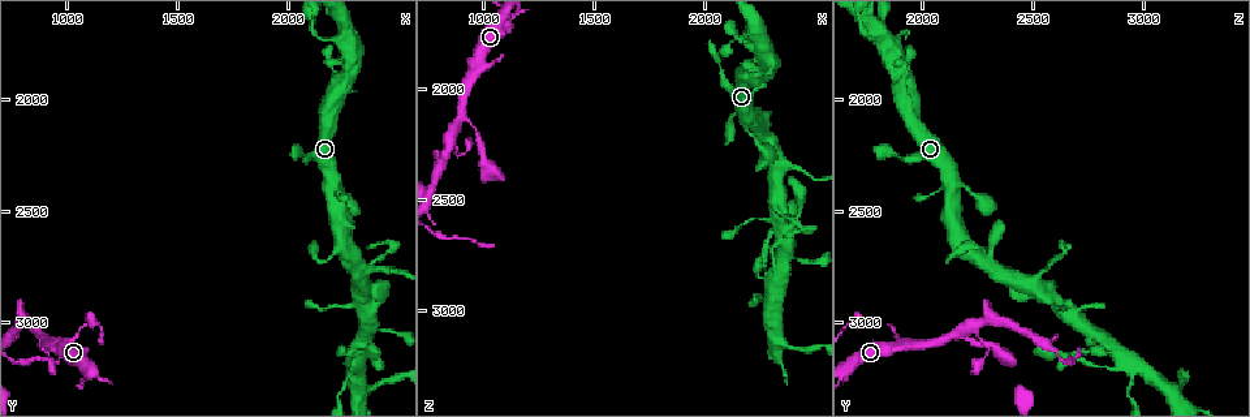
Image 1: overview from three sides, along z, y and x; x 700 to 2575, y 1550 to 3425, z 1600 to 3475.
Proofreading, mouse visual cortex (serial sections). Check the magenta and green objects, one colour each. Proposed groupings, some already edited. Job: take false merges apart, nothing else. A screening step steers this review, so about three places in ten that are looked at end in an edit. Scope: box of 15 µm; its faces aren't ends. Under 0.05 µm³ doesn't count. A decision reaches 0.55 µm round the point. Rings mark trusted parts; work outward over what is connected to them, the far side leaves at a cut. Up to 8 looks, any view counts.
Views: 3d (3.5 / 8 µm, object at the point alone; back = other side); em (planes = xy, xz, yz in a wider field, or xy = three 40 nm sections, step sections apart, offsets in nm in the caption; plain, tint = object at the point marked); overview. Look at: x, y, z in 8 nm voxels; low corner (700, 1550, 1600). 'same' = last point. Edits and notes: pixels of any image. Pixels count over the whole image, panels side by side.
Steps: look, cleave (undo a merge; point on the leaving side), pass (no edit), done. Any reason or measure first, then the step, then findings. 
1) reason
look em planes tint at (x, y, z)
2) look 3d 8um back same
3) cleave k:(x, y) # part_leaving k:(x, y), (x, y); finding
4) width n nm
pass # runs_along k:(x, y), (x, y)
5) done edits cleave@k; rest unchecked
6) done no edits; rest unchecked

two arms in line, one across
look 3d 8um at (2310, 2800, 2530)

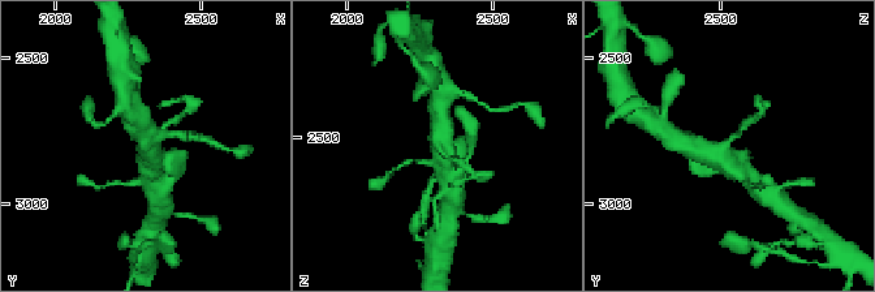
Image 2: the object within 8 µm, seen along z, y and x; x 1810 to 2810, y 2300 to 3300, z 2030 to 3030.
look em xy step 2 tint at (2310, 2810, 2520)

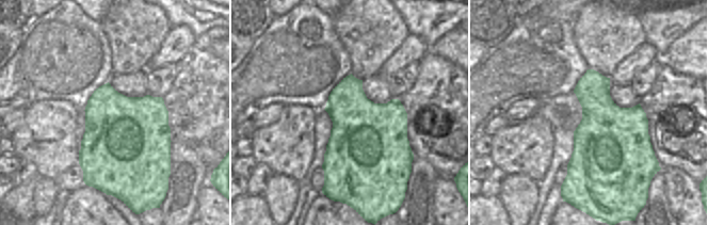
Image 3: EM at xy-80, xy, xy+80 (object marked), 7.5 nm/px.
pass # runs_along 2:(685, 142), (749, 179); all the same cell

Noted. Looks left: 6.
four arms meet
look 3d 3.5um at (2390, 3030, 2760)

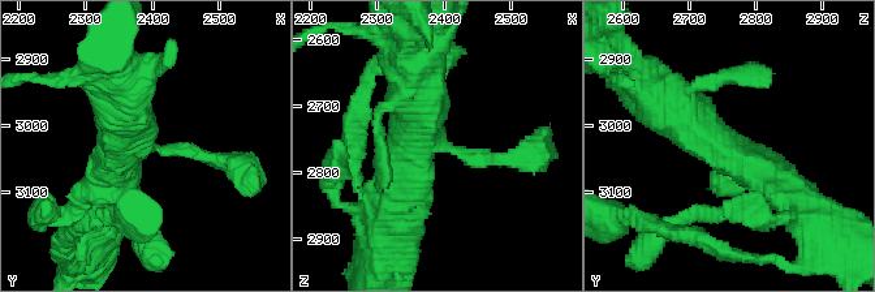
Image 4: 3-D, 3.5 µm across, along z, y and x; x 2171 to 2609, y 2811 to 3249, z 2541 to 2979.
arms 4; arm_widths 150, 200, 500, 600 nm
look em xy step 3 tint at (2390, 3030, 2755)

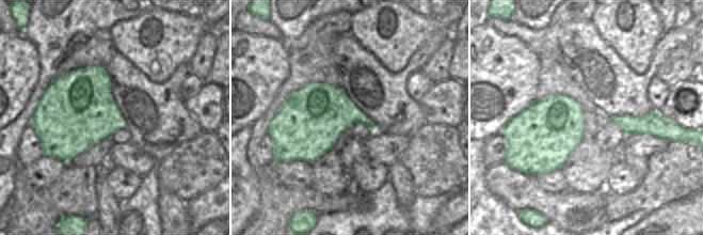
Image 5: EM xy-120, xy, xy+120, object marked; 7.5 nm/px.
look em planes tint same

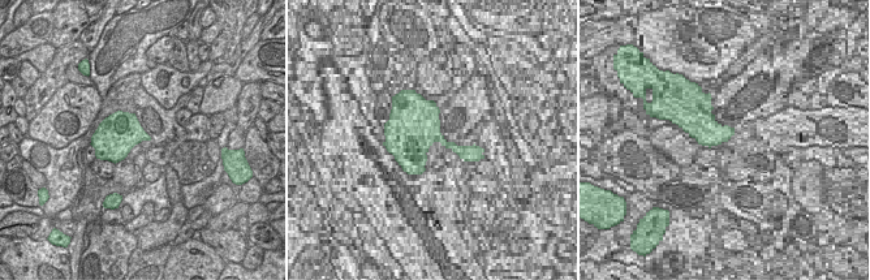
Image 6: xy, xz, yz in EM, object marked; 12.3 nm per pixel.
pass # runs_along 4:(647, 85), (724, 153), (780, 185); continuous, no second cell

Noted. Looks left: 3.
thin arm on a thick one
look 3d 3.5um at (2290, 3180, 2890)

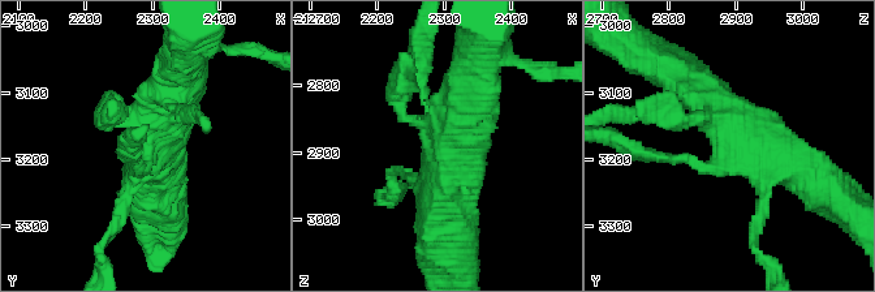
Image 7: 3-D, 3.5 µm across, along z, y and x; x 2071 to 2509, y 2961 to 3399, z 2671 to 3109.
now the EM
look em planes tint at (2290, 3190, 2890)

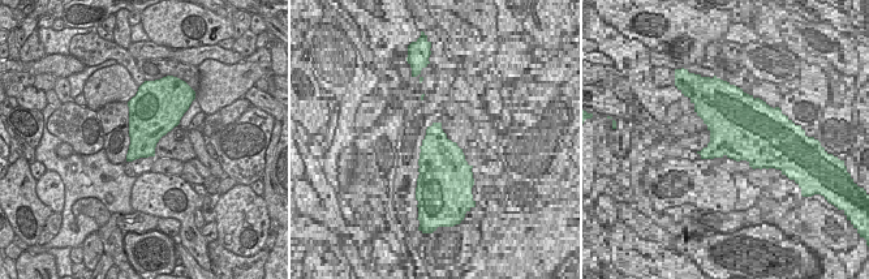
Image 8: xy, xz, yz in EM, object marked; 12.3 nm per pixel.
pass # runs_along 7:(684, 81), (817, 181); continuous, no second cell

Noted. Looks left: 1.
done no edits; rest unchecked

